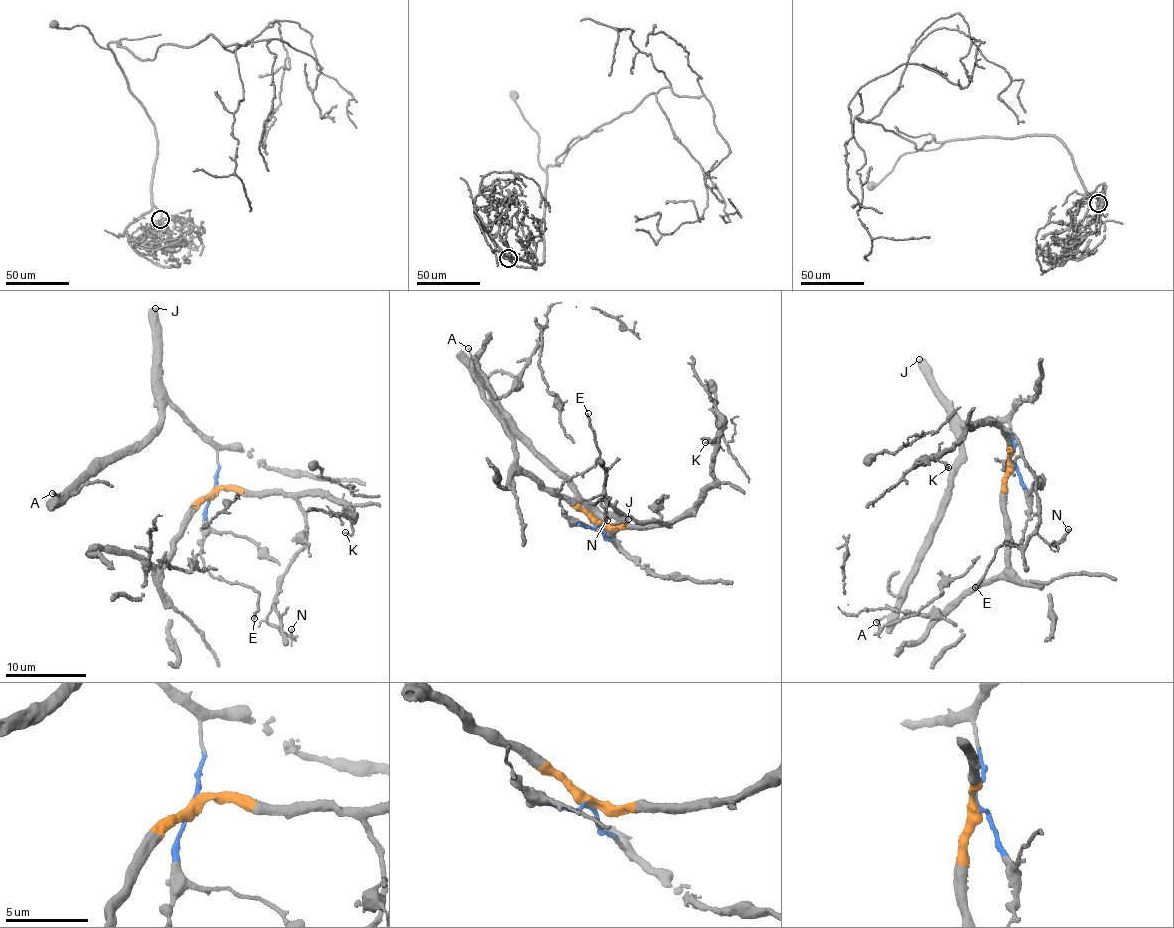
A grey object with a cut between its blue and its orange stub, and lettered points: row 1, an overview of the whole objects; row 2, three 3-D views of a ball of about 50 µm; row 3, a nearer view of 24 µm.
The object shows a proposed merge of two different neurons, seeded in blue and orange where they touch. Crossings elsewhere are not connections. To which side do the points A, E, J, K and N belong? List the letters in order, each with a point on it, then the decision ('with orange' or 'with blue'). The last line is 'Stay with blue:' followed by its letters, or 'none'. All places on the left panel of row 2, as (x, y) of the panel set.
A: at (52, 493); with blue
E: at (254, 618); with blue
J: at (155, 308); with blue
K: at (345, 532); with orange
N: at (291, 629); with orange
Stay with blue: A, E, J

